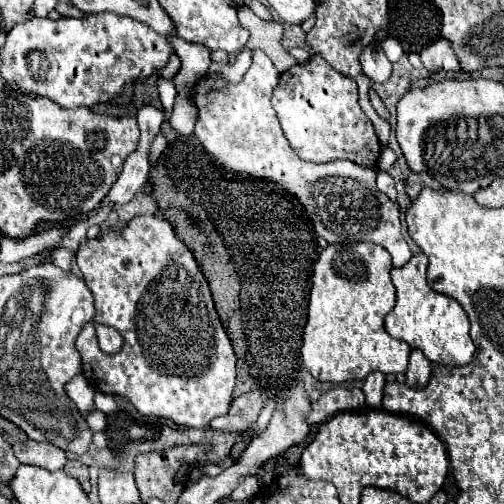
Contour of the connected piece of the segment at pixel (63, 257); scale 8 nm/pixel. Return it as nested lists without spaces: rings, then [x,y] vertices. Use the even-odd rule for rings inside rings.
[[[62,246],[54,248],[54,254],[52,254],[54,264],[56,264],[58,268],[62,268],[62,270],[70,270],[70,266],[72,266],[72,256],[74,256],[74,254],[72,254],[68,248],[62,248]]]

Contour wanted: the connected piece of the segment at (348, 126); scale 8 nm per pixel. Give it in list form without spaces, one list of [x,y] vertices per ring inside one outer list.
[[[310,56],[308,62],[296,64],[280,76],[280,82],[272,94],[272,108],[276,110],[284,136],[288,138],[290,146],[302,160],[320,164],[320,162],[332,162],[338,158],[346,158],[346,160],[356,162],[358,166],[376,168],[376,160],[380,154],[380,142],[372,128],[372,122],[368,120],[368,116],[364,114],[364,110],[358,104],[356,82],[352,82],[352,78],[344,78],[340,72],[332,70],[320,56]]]

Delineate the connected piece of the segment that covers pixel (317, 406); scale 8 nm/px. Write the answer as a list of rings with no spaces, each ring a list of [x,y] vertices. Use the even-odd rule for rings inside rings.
[[[336,386],[332,390],[324,392],[316,402],[310,404],[310,412],[306,414],[306,422],[308,422],[308,426],[322,424],[328,418],[332,418],[332,414],[338,414],[344,410],[360,410],[364,406],[366,406],[364,392],[360,388]]]

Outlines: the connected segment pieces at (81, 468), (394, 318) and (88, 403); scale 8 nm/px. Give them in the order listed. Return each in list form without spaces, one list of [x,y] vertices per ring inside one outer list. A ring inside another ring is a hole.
[[[68,460],[68,462],[66,462],[66,466],[64,466],[64,470],[66,470],[70,476],[74,476],[82,486],[90,486],[88,466],[86,466],[86,464],[82,464],[80,460]]]
[[[424,254],[412,256],[402,268],[392,268],[392,282],[398,290],[398,302],[386,316],[384,326],[392,338],[408,342],[412,348],[424,352],[424,356],[442,366],[464,366],[474,356],[474,342],[468,334],[470,322],[464,308],[450,296],[434,292],[426,282],[428,260]]]
[[[84,376],[72,378],[72,382],[68,382],[66,386],[66,392],[84,416],[94,408],[94,388],[88,384]]]

